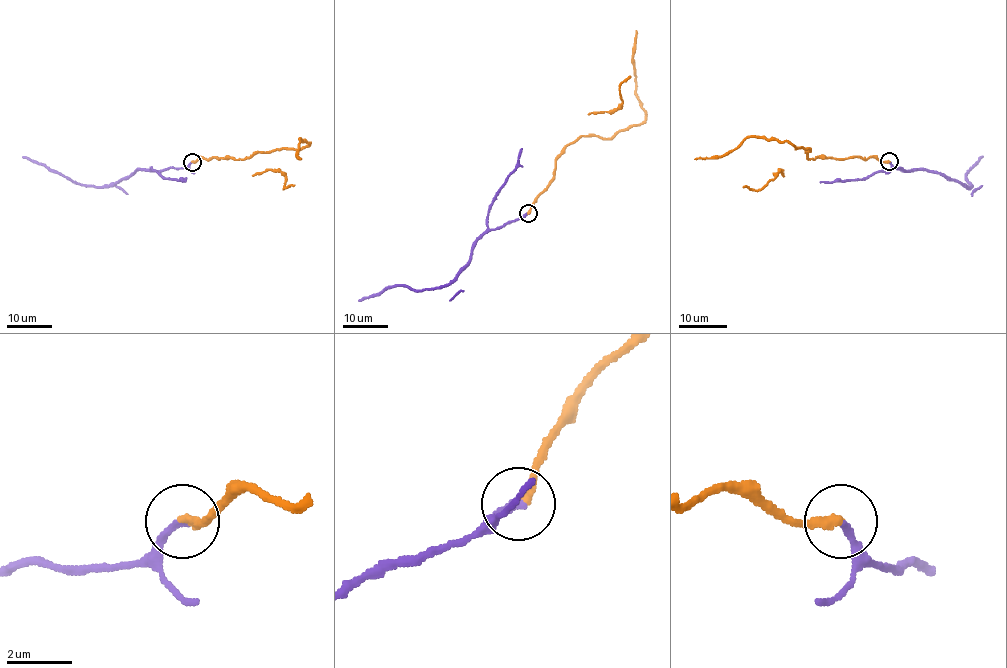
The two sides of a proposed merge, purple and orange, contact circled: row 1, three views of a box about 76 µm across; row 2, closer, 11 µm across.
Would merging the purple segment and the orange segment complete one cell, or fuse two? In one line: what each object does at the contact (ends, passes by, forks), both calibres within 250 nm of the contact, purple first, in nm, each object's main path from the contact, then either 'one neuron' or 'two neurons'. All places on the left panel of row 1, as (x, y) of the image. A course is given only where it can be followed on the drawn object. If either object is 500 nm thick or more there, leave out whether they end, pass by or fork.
purple ends | orange ends | 240/280 nm | purple via (192, 162), (185, 167), (140, 170), (103, 187), (79, 184), (22, 156) | orange via (192, 162), (200, 157), (238, 160), (258, 152), (300, 149), (309, 144), (300, 138), (297, 156), (300, 160) | two neurons

